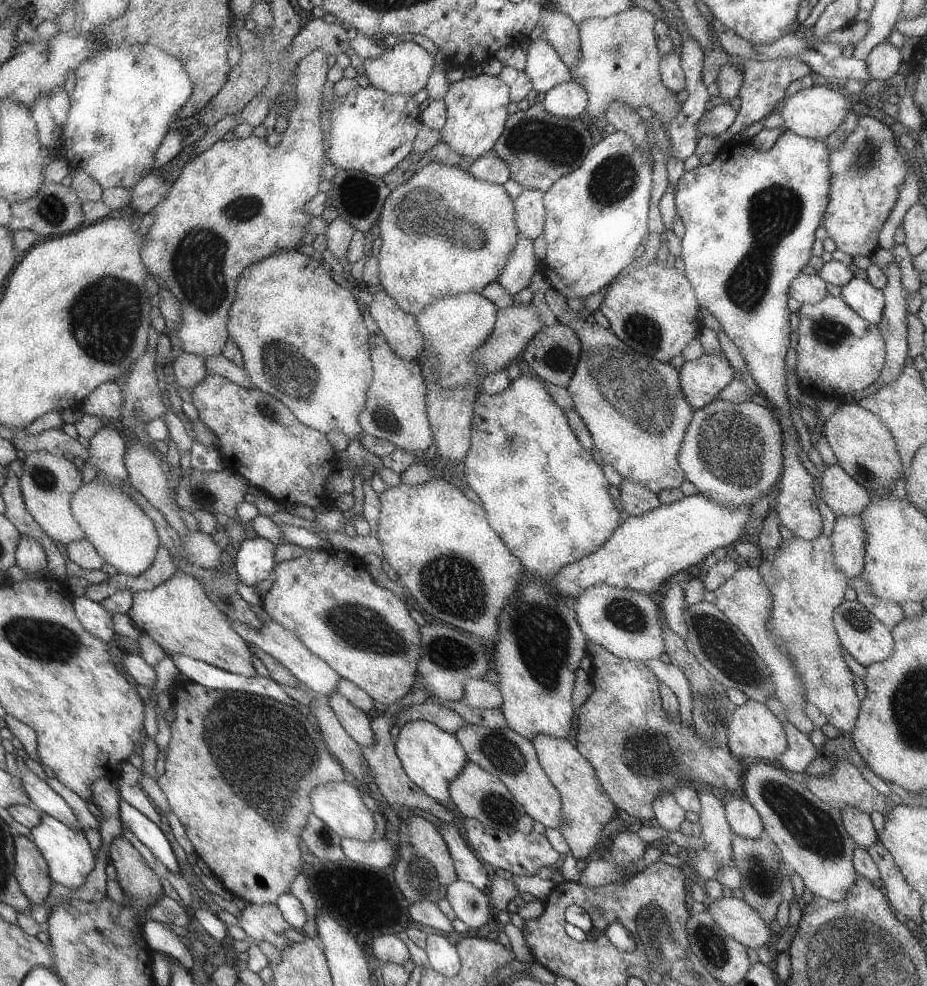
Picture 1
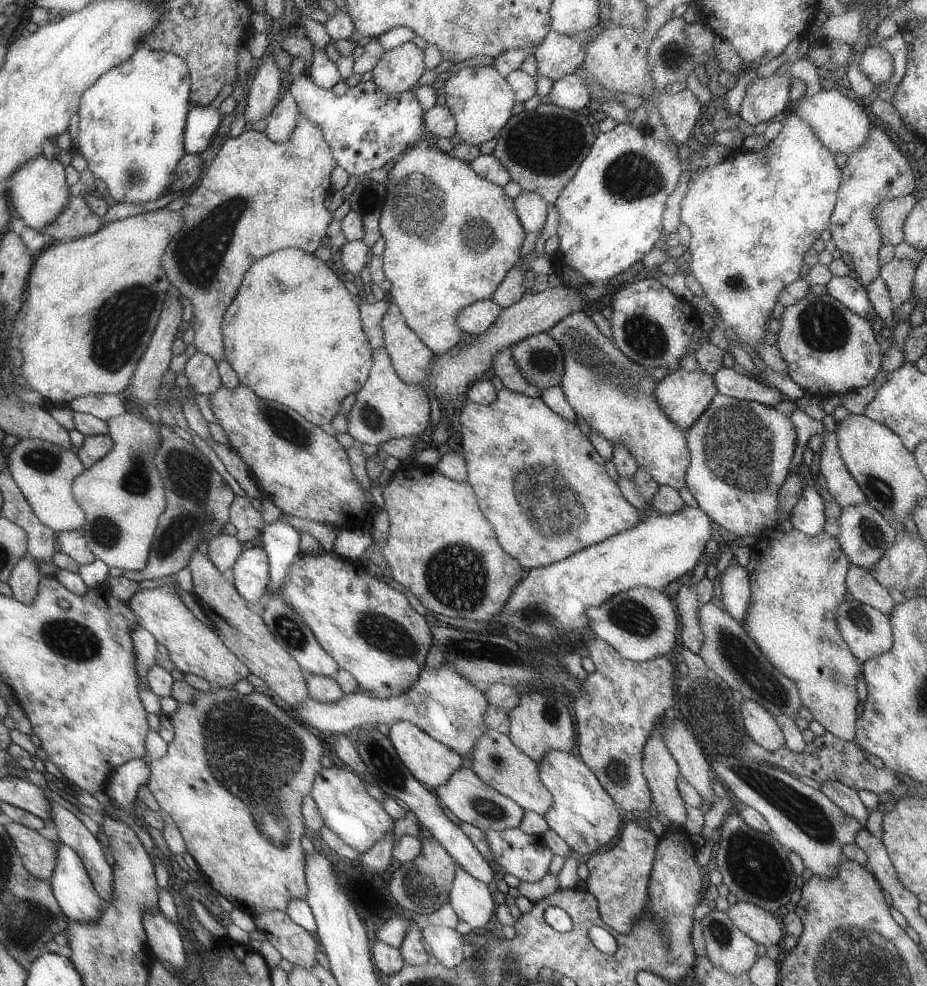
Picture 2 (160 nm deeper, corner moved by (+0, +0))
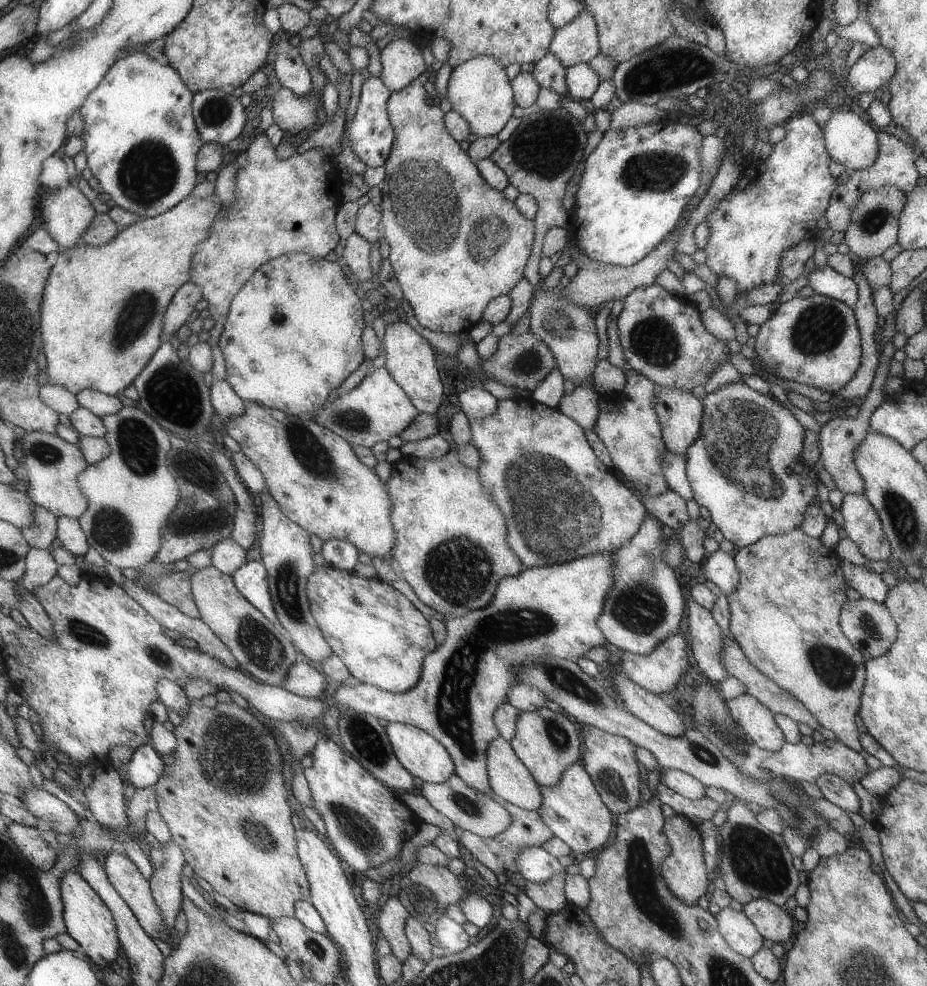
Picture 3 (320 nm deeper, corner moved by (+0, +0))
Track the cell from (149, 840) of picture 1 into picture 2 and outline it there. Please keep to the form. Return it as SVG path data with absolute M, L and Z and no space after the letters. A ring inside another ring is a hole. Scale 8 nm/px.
M147 758L131 759L111 772L110 780L105 784L105 792L115 802L115 806L123 806L124 812L129 812L132 817L132 812L135 812L133 802L151 775L151 764Z

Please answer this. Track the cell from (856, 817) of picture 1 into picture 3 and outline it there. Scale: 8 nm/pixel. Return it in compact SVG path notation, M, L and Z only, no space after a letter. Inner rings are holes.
M831 773L818 774L815 782L823 799L838 806L846 813L859 812L859 799L851 784Z

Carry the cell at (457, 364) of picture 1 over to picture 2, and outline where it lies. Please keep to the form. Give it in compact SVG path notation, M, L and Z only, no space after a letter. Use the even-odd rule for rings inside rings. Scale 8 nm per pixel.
M491 299L478 300L456 316L456 325L462 334L479 335L491 328L500 310L501 306Z

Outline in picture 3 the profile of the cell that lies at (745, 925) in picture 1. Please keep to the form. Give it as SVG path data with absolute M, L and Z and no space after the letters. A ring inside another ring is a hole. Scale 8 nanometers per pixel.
M751 899L742 910L756 926L762 938L777 942L783 946L792 940L794 922L783 912L783 906L777 906L765 899Z

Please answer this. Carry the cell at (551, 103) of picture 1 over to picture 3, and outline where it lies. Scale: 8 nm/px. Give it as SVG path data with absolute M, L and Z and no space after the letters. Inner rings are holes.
M577 63L566 68L564 81L566 96L579 101L590 98L597 88L600 78L588 63Z

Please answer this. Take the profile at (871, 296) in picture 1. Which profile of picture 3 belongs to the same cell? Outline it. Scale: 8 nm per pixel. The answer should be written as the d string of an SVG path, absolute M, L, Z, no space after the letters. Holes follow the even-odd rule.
M828 265L822 268L815 266L807 275L807 284L815 294L840 300L849 307L854 306L859 295L853 278L843 276Z

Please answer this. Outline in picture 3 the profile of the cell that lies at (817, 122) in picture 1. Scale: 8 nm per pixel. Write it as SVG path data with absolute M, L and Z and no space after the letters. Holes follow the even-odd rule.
M851 107L835 108L830 118L825 122L824 145L828 149L831 159L842 164L847 172L869 168L877 156L877 135L867 122L863 122L859 116L853 114Z

